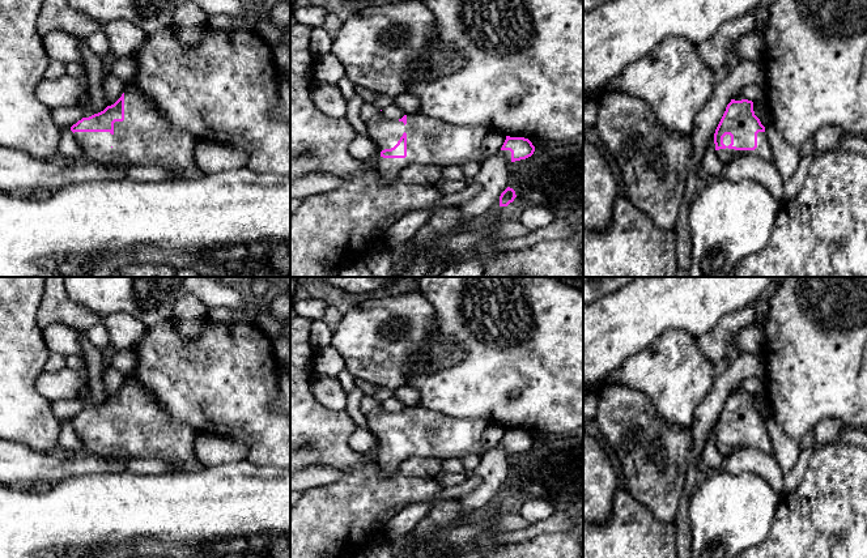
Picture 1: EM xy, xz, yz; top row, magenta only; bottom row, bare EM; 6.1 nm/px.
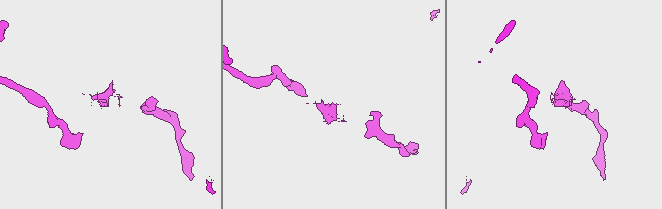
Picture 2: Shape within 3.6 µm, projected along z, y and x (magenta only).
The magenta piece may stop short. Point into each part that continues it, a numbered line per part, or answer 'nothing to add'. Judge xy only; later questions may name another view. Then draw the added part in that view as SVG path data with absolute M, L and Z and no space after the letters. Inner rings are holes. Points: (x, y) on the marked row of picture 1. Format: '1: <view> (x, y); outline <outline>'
1: xy (144, 137); outline M124 81L124 120L114 123L114 133L110 132L75 132L73 136L80 145L84 159L99 165L132 165L132 166L161 166L169 175L167 179L196 179L203 176L195 165L194 149L196 140L182 131L174 129L153 107L152 101L141 93L131 81Z

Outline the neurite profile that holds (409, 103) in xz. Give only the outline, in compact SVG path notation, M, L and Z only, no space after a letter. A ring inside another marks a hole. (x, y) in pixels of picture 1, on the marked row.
M407 91L400 95L394 97L394 105L401 108L405 115L420 112L418 98Z

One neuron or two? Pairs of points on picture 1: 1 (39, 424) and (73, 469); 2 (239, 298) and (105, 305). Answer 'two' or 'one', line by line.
1: two
2: one

